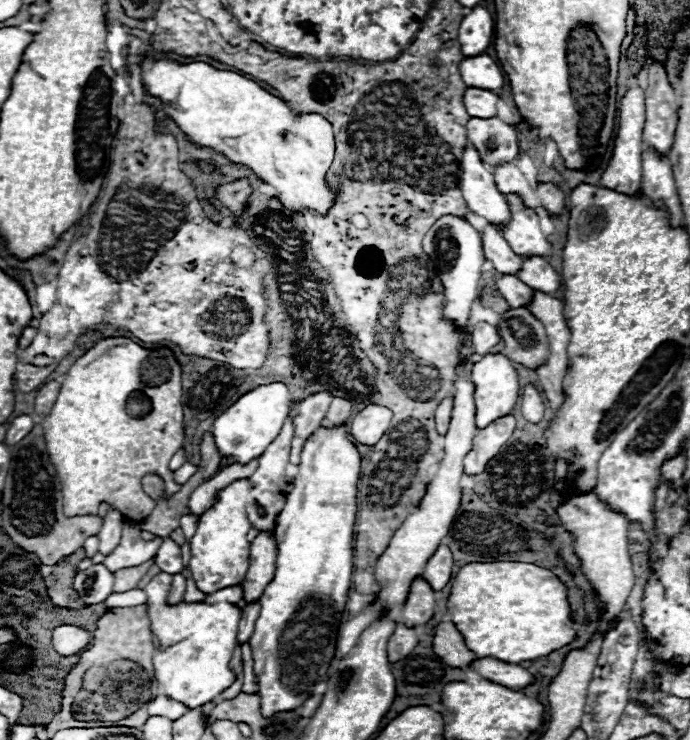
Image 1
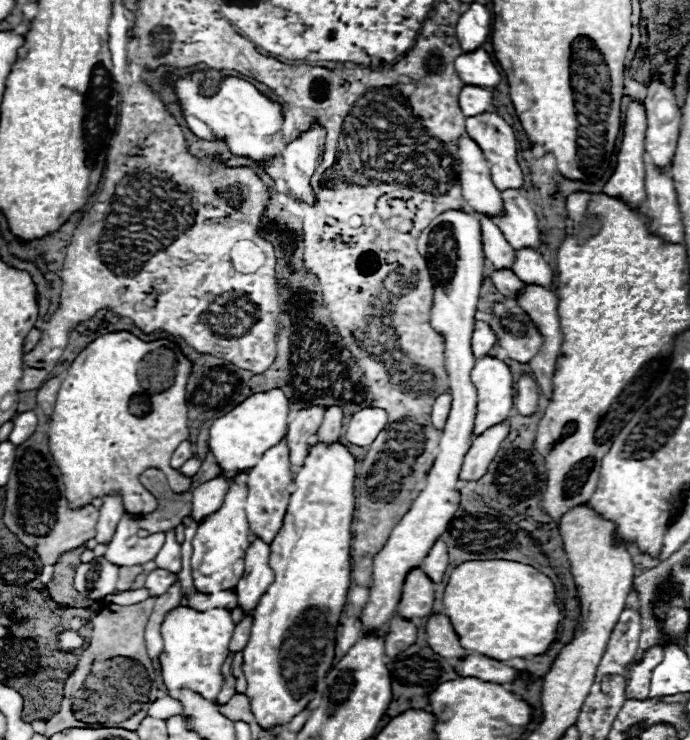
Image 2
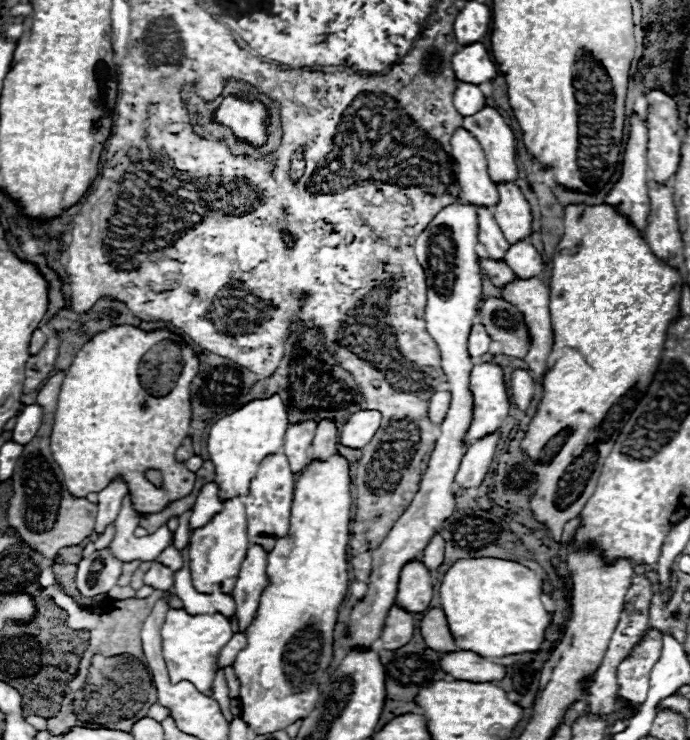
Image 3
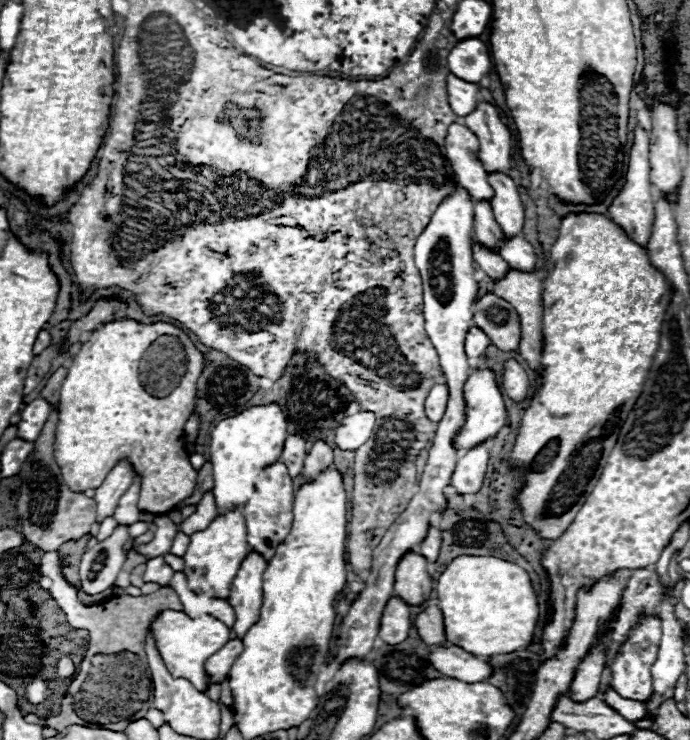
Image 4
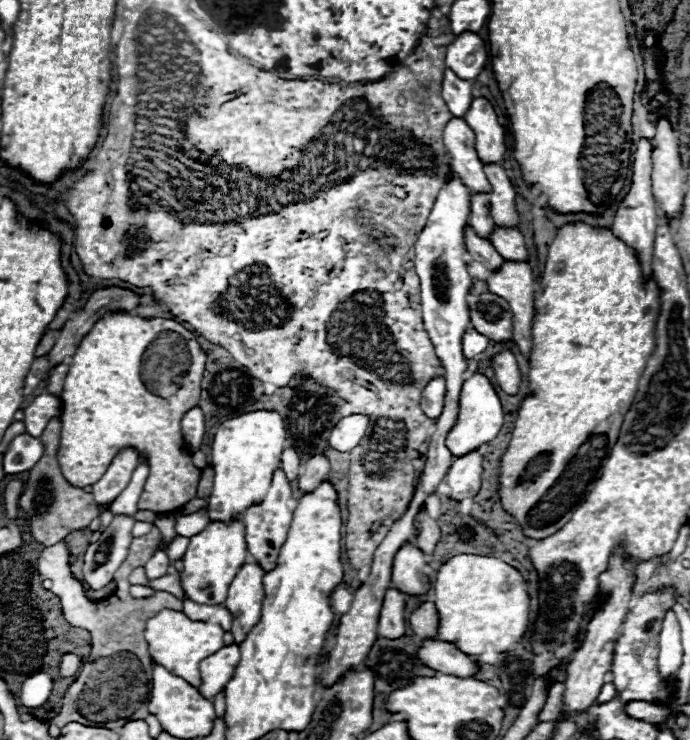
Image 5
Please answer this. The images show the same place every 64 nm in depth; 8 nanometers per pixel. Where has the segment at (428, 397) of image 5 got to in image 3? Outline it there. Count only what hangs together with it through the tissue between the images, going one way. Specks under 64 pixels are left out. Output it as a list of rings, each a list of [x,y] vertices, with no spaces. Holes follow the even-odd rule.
[[[448,390],[436,392],[428,404],[428,418],[434,424],[440,424],[448,412],[448,406],[450,406],[450,392]]]

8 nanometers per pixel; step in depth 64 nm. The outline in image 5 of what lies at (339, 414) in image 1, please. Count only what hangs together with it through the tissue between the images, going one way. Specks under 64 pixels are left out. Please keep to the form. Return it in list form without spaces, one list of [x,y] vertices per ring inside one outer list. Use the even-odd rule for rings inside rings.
[[[314,454],[310,460],[306,460],[304,470],[300,474],[300,490],[302,492],[312,492],[330,472],[330,462],[324,454]]]

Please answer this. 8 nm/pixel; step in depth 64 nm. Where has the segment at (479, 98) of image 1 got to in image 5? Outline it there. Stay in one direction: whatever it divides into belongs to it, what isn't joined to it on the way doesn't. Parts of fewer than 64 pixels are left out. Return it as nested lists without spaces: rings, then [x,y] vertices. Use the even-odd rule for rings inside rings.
[[[446,70],[444,72],[442,96],[444,96],[446,104],[448,104],[448,110],[454,116],[462,118],[468,112],[468,108],[472,104],[472,98],[474,98],[472,96],[472,90],[474,90],[474,84],[472,82],[458,78],[452,70]]]

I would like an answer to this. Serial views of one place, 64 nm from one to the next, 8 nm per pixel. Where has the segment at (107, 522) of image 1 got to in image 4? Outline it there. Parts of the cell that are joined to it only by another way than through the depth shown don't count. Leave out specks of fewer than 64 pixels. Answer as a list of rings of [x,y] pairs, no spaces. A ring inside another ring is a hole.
[[[120,462],[104,480],[104,484],[100,488],[96,488],[96,522],[102,522],[104,518],[112,516],[120,496],[130,488],[132,484],[132,466],[126,462]]]

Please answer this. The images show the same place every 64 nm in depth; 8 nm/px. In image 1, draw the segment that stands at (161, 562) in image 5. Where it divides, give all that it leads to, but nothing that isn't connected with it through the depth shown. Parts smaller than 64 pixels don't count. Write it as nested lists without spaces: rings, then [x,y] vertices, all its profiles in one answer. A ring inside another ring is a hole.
[[[160,572],[144,588],[148,594],[146,608],[148,608],[148,618],[150,618],[150,632],[160,642],[160,648],[152,656],[152,664],[154,664],[158,684],[164,688],[164,696],[168,696],[176,702],[182,702],[186,708],[192,710],[206,702],[216,700],[218,694],[236,680],[236,674],[230,668],[230,658],[232,658],[234,648],[238,646],[236,636],[238,636],[238,620],[240,620],[242,610],[236,604],[228,604],[228,602],[226,604],[206,604],[206,602],[184,602],[182,600],[172,606],[166,602],[170,584],[172,584],[172,576],[166,572]]]

